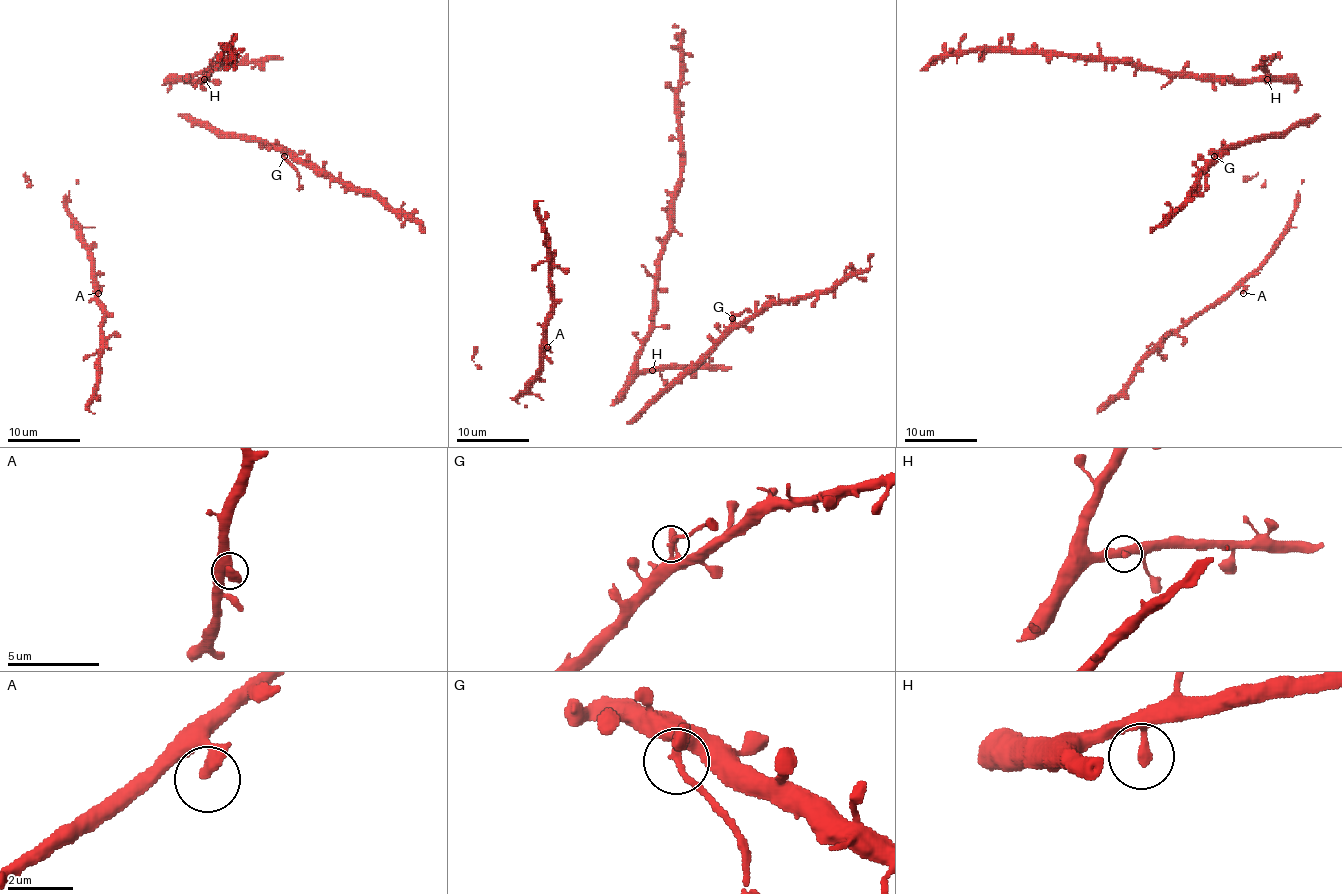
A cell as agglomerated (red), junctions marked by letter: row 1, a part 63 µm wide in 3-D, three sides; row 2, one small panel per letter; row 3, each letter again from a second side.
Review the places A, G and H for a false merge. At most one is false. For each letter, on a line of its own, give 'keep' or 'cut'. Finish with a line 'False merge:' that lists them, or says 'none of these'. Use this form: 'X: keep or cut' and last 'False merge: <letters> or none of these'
A: keep
G: cut
H: keep
False merge: G

